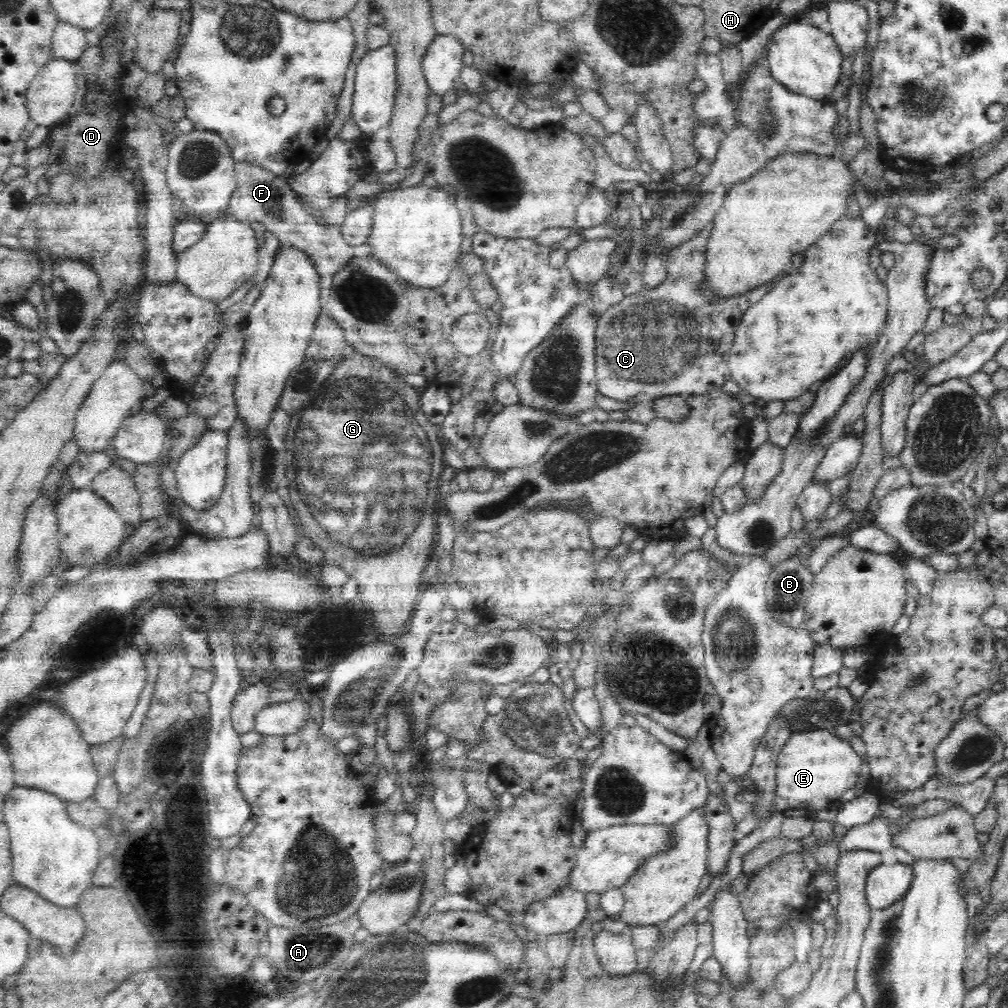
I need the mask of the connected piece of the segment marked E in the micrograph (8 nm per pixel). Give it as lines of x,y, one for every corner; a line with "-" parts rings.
828,730
792,735
778,756
776,776
776,812
786,814
790,806
804,806
810,800
838,800
848,789
856,786
862,770
862,758
854,752
850,740
841,740

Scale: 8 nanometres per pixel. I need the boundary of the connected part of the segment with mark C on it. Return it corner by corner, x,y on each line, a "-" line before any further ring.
713,223
706,224
702,230
678,247
663,251
667,259
668,277
654,288
626,297
617,305
599,309
595,332
595,359
597,392
616,401
632,404
647,404
670,395
687,398
704,395
712,390
722,389
731,378
729,369
730,350
734,333
741,324
744,314
775,288
782,276
753,289
751,292
730,299
704,297
704,266
706,266
706,246
713,229

